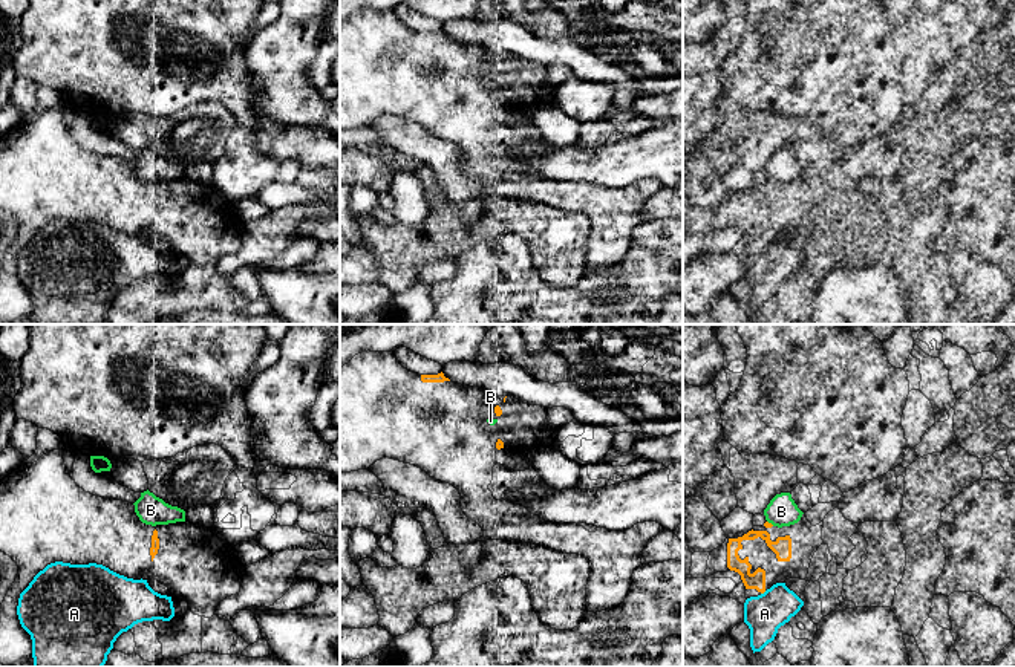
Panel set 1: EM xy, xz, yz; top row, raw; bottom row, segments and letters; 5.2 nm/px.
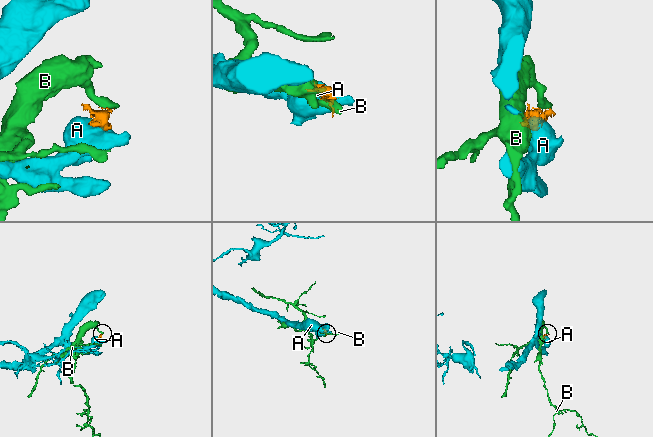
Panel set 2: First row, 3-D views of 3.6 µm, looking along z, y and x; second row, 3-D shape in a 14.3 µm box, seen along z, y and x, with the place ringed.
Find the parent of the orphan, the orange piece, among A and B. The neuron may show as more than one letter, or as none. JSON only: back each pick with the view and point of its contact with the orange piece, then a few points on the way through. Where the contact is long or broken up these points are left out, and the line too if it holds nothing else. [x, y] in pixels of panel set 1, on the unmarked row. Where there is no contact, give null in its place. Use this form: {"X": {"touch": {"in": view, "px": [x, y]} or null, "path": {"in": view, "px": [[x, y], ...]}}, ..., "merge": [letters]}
{"merge": []}

